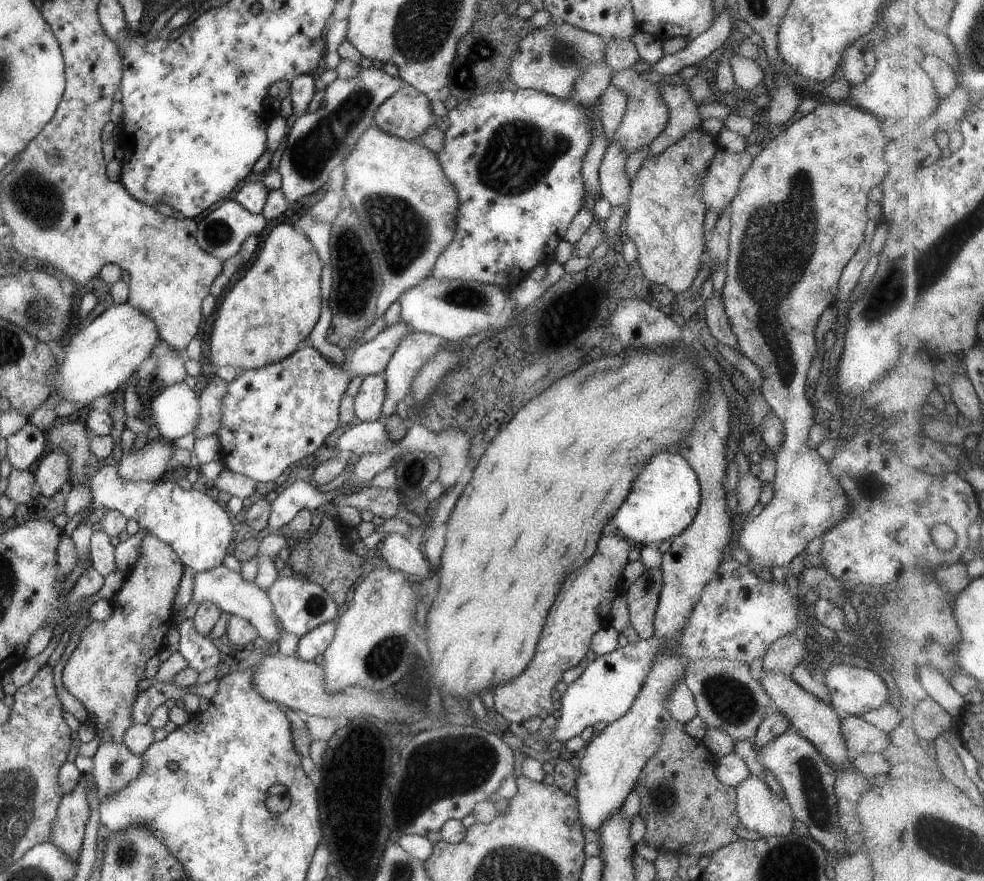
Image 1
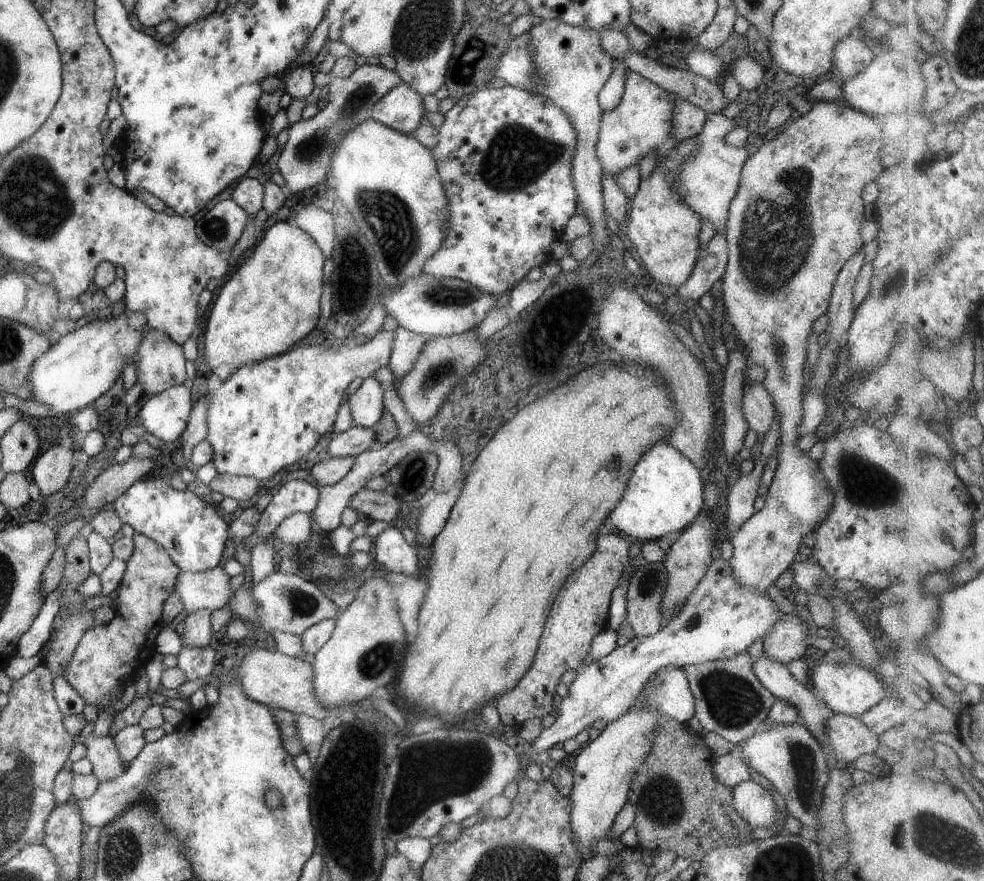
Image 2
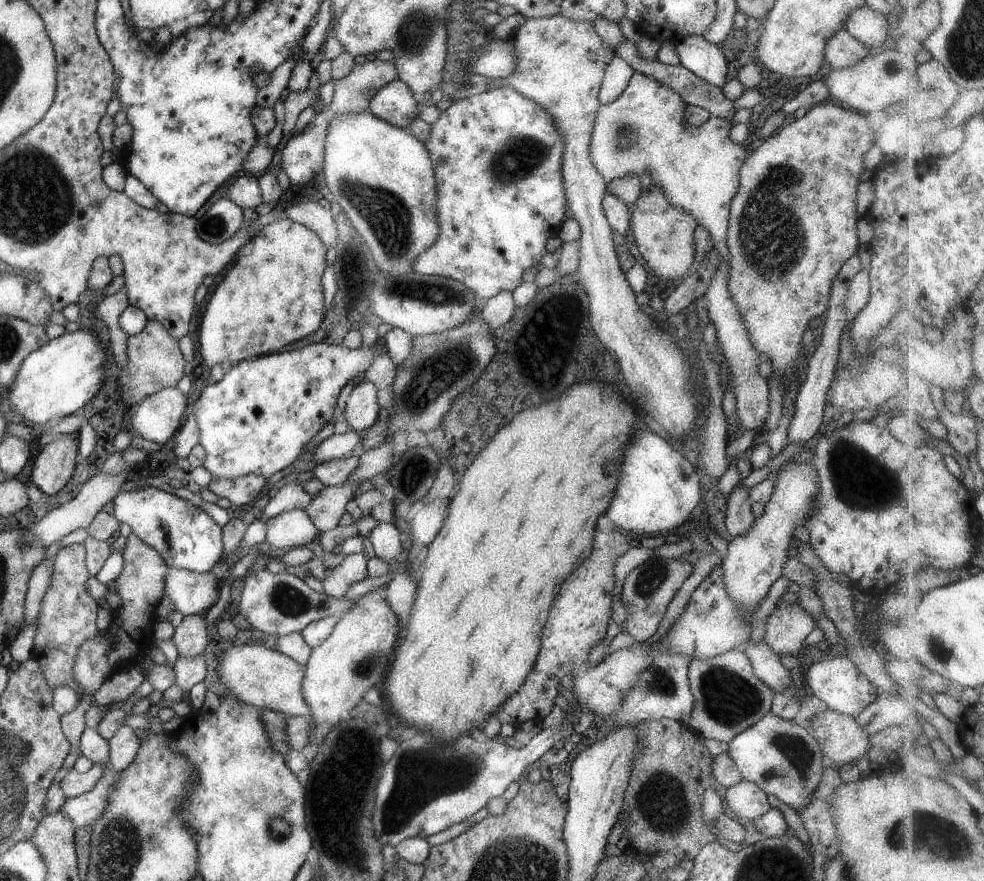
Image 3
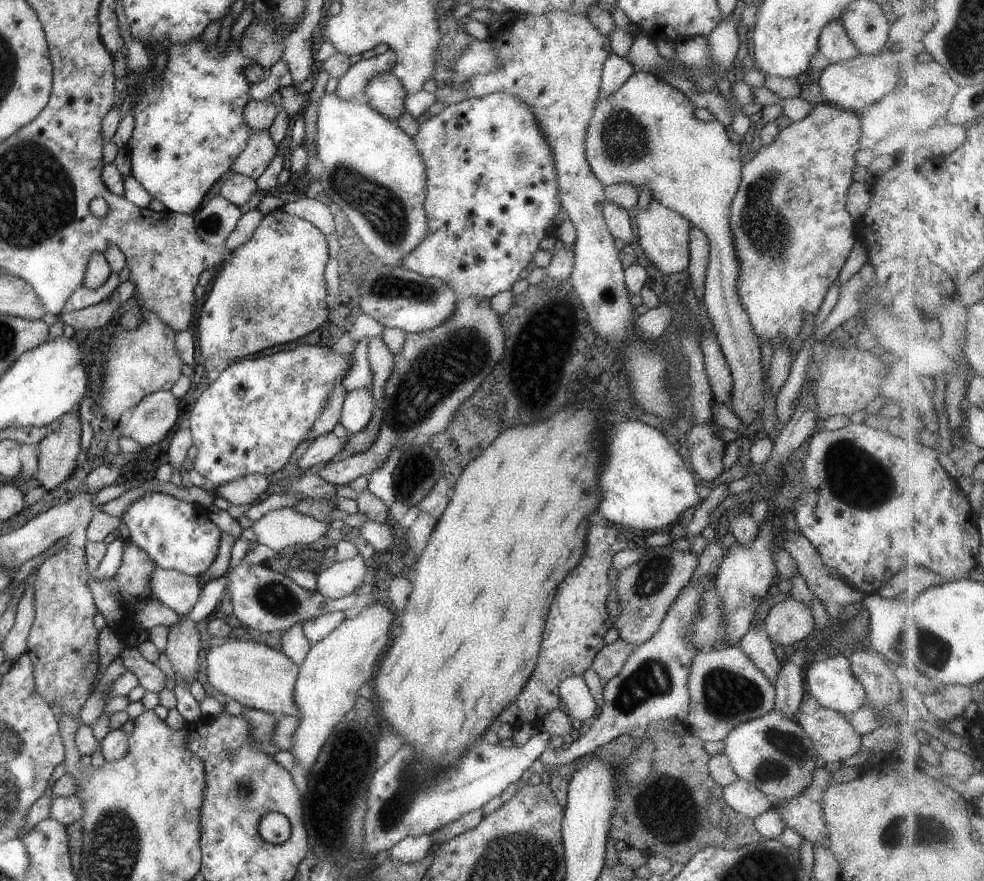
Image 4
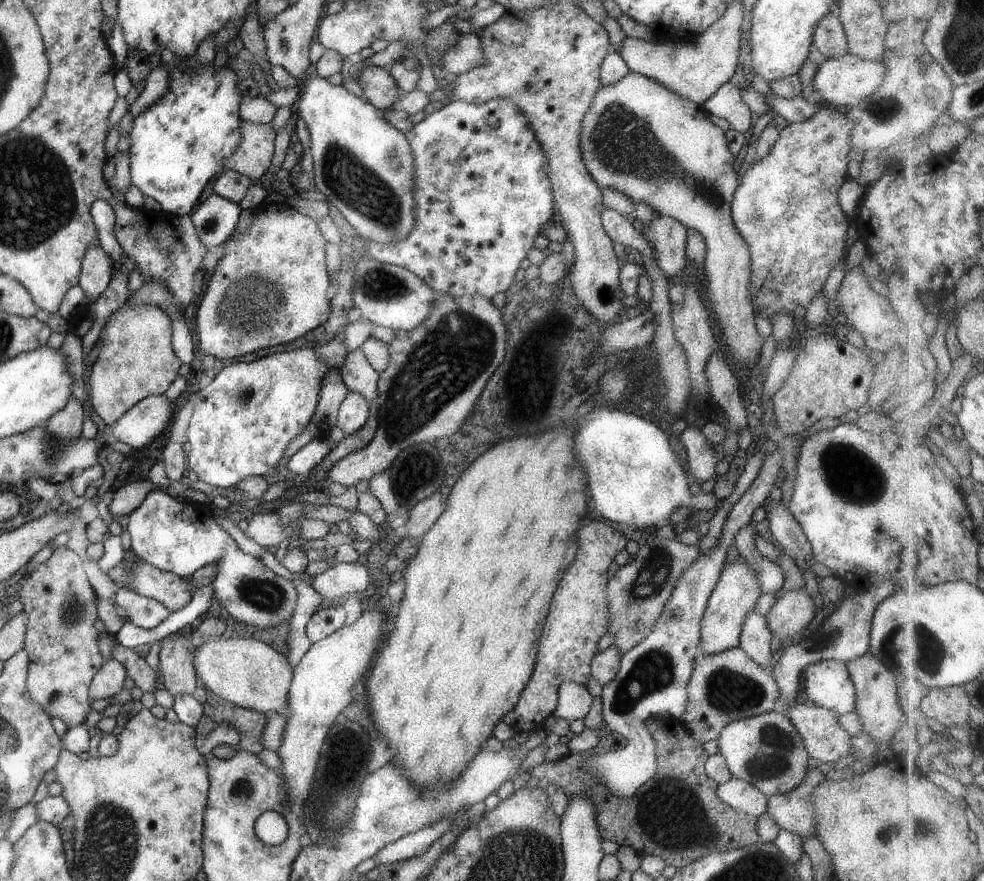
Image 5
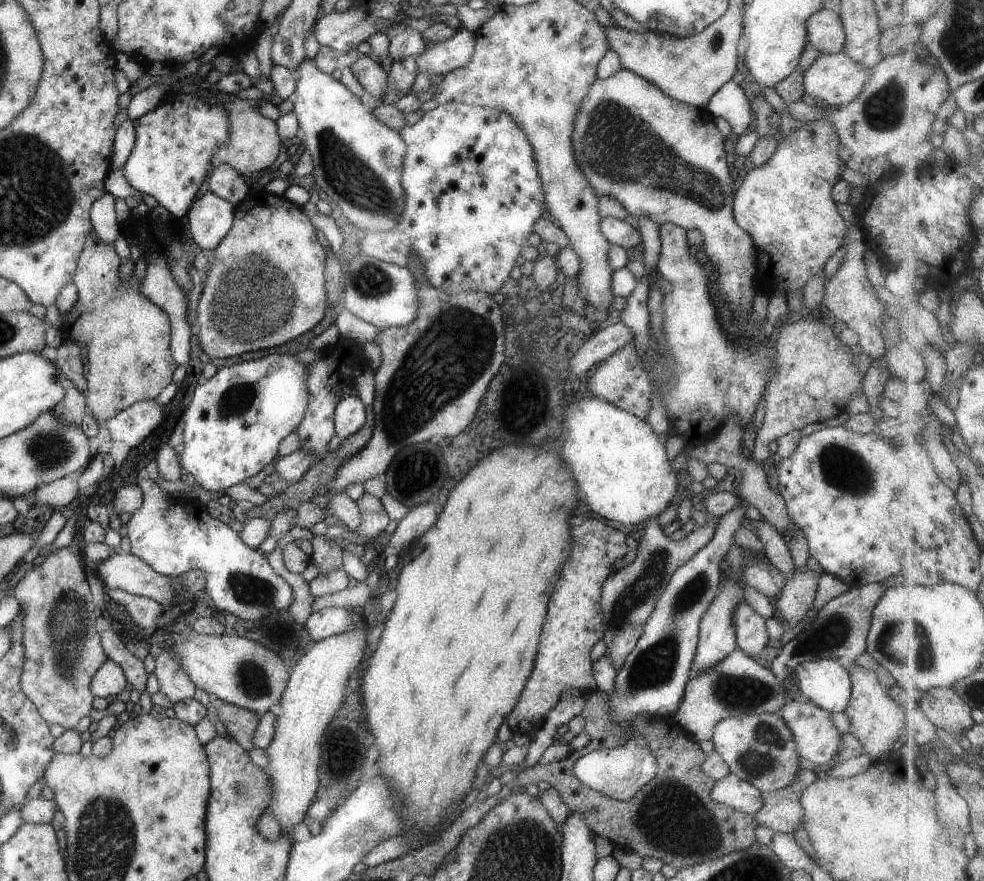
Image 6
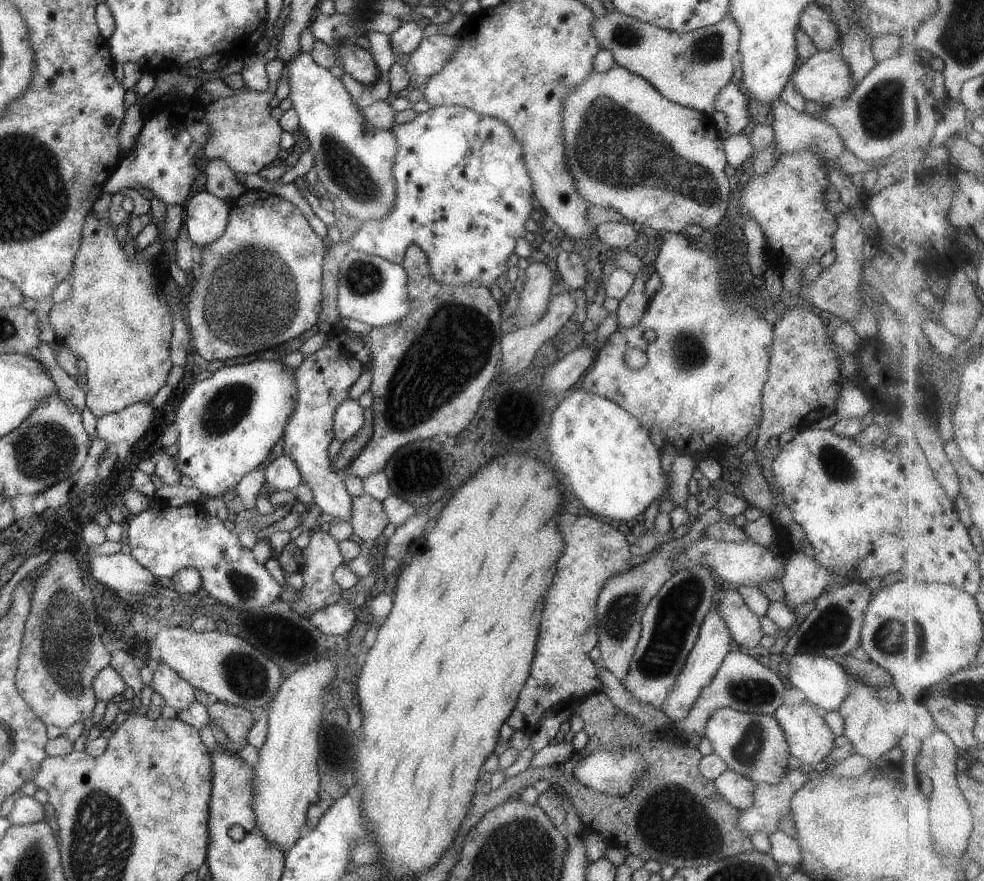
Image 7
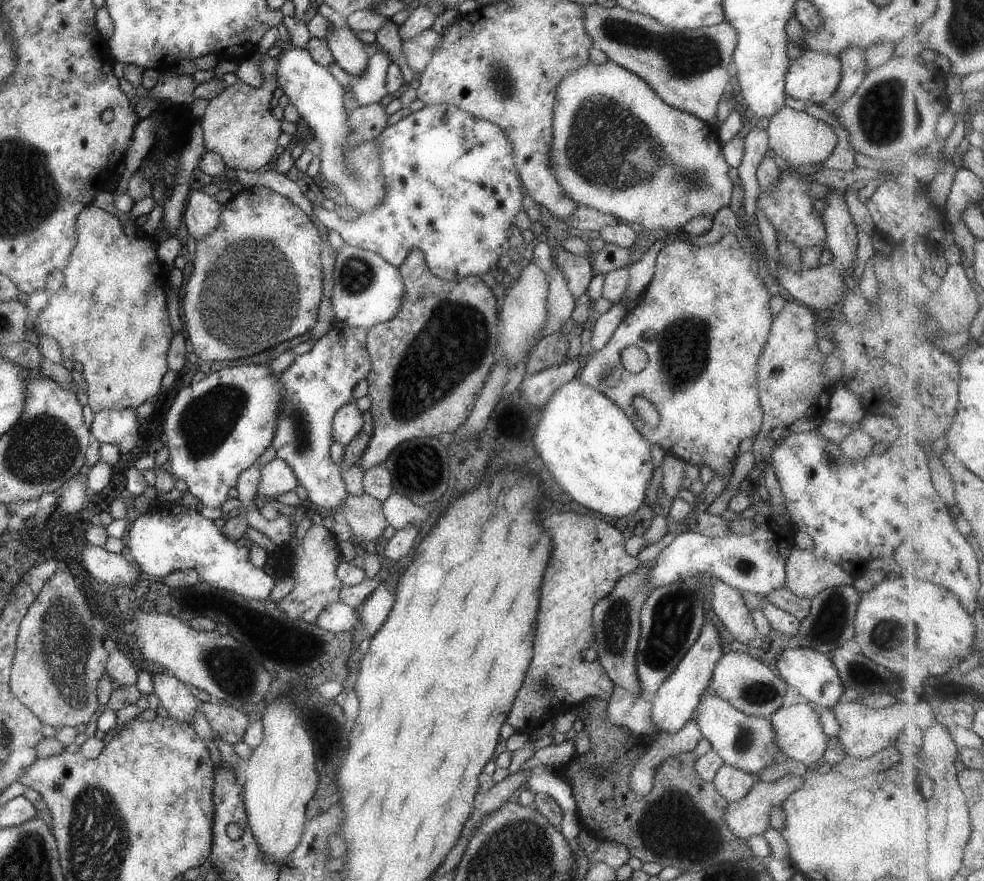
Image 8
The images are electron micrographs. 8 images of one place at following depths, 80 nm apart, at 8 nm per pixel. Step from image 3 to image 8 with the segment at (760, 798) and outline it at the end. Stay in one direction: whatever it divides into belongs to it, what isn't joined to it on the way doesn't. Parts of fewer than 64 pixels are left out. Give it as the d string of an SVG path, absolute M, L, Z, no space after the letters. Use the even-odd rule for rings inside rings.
M724 763L717 769L712 783L716 791L730 803L744 797L757 780L758 777Z

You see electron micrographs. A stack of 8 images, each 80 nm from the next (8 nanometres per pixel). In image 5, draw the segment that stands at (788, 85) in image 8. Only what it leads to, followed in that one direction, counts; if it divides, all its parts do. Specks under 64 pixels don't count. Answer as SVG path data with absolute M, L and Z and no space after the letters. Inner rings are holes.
M843 55L823 61L812 79L813 90L820 93L825 104L837 108L853 108L860 100L869 96L880 84L886 71L882 58L867 60L855 55Z

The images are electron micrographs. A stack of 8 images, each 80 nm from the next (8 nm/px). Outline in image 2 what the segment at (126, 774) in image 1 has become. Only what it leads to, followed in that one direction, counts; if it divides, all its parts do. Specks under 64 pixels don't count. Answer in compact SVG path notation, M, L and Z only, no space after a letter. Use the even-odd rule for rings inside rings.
M90 734L87 738L78 740L86 746L86 758L92 764L92 773L98 780L98 784L113 780L126 770L124 760L119 756L109 734L98 738Z

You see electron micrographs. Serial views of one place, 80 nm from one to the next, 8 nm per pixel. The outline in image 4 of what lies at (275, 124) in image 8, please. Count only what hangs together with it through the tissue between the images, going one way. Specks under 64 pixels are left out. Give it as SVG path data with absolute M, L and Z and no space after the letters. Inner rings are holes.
M249 129L247 144L239 156L236 156L229 171L255 180L268 167L275 155L276 146L273 145L267 129L262 131Z

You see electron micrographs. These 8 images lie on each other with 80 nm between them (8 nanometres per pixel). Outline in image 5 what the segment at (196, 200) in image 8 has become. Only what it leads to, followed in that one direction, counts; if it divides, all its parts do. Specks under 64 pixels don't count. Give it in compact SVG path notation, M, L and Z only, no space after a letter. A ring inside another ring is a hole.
M212 193L197 204L197 208L189 216L198 240L211 248L226 241L234 232L241 211L238 204Z

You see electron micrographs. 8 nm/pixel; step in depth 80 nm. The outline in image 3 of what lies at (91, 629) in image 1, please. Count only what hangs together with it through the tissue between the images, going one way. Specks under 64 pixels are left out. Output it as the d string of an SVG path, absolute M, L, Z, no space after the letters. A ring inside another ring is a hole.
M133 533L126 537L122 561L121 572L113 582L122 603L114 612L113 619L106 629L98 630L79 645L72 666L72 679L75 680L76 686L80 688L81 693L91 696L106 678L111 678L115 672L127 669L137 664L138 659L143 659L149 645L153 644L151 628L154 614L152 611L154 612L160 598L164 596L164 578L170 568L154 548L147 546Z

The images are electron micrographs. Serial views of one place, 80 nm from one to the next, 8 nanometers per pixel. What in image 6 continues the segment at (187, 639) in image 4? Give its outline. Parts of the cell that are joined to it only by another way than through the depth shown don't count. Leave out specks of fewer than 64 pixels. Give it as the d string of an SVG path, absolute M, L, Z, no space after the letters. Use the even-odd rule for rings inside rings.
M167 649L157 650L154 662L153 673L159 685L158 690L172 704L182 700L193 699L193 692L195 692L196 686L181 670L180 662Z

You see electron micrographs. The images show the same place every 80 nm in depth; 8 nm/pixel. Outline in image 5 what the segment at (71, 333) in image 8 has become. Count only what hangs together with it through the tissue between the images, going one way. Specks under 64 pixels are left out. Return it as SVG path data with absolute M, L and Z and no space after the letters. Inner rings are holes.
M99 244L89 247L85 251L81 259L77 285L89 299L88 306L92 306L99 294L105 290L107 283L114 274L113 272L115 272L115 267L118 266L103 252ZM148 303L112 312L97 339L91 355L89 402L105 424L112 425L136 402L149 395L161 395L181 366L172 351L172 320L158 307Z

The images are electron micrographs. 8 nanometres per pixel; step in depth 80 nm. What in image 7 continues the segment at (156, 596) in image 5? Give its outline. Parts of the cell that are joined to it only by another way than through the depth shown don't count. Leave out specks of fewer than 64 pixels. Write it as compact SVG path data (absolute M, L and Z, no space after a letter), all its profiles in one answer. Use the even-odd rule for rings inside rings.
M89 553L89 567L93 578L113 590L123 590L132 594L154 595L154 577L130 554L113 553L97 555Z

